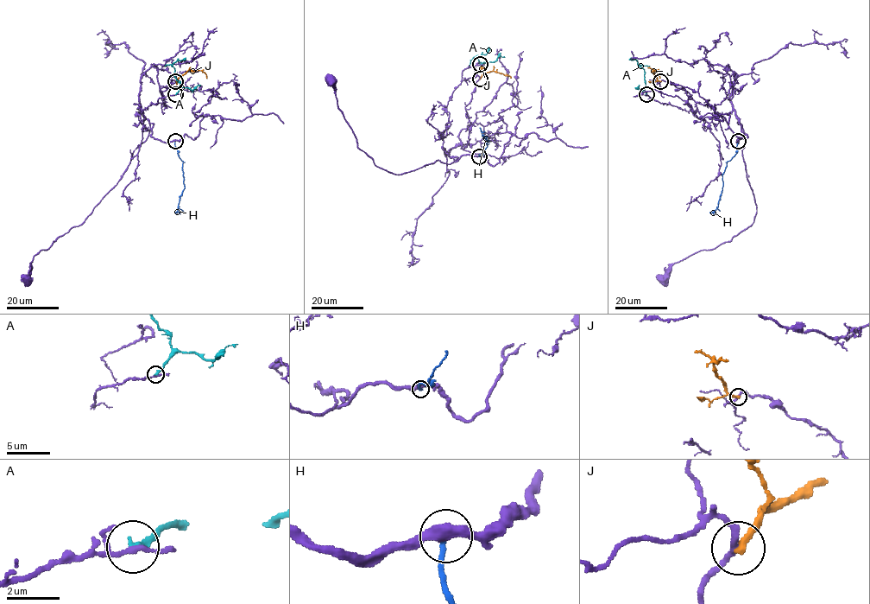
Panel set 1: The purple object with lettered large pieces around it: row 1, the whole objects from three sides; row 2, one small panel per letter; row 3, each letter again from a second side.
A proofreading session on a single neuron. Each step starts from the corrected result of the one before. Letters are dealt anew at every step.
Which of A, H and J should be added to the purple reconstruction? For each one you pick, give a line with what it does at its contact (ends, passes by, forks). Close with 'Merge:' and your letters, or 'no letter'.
Merge: no letter

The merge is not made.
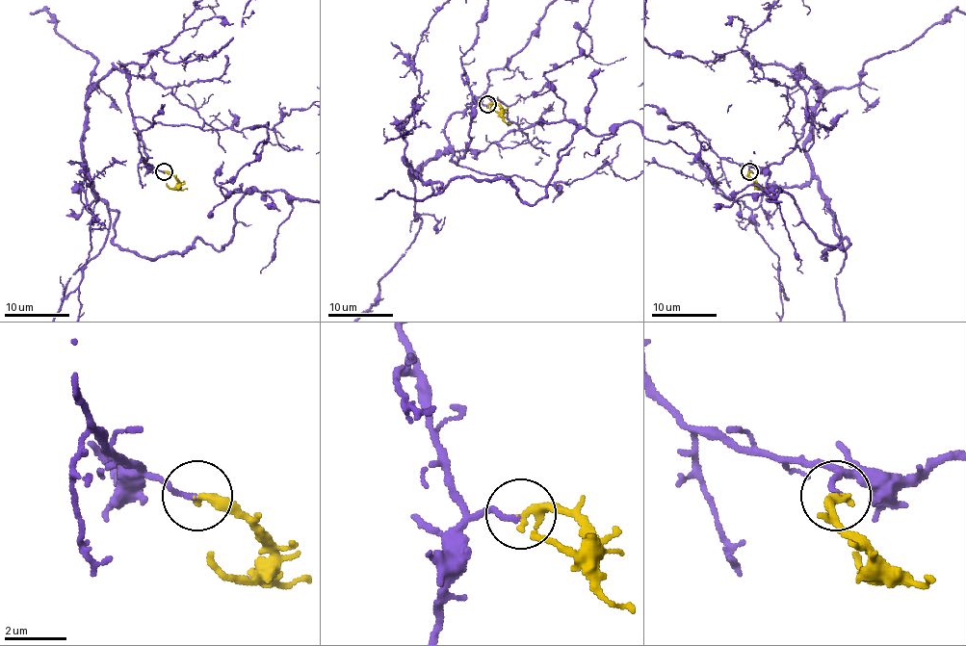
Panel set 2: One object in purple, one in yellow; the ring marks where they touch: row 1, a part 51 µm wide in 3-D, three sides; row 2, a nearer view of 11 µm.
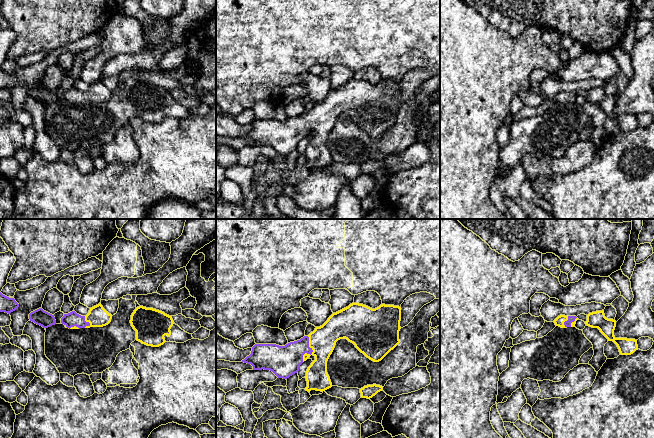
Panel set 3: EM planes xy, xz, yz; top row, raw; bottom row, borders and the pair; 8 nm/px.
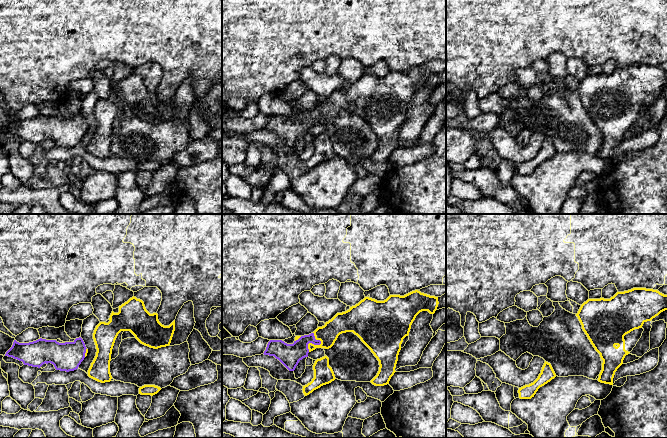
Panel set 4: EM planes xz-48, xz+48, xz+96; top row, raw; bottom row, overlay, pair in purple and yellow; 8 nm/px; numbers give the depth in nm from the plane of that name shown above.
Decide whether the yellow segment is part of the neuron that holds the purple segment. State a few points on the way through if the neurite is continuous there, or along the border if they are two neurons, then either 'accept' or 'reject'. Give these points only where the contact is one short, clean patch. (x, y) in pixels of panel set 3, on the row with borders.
across xz (284, 361), (298, 351), (312, 351), (322, 340) | accept

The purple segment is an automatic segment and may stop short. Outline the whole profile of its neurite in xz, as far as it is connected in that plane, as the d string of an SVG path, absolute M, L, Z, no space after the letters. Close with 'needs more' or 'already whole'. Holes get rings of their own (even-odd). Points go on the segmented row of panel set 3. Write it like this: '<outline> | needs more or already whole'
M352 303L348 307L333 313L322 326L316 327L313 332L300 340L290 342L285 346L255 344L252 347L251 354L242 362L251 364L253 370L270 370L278 378L287 379L297 373L300 365L313 355L315 360L306 371L307 387L305 390L308 392L311 390L323 392L332 387L327 373L327 361L338 340L347 339L367 358L379 362L400 343L400 321L401 307L399 306L382 304L372 309L363 304Z | needs more

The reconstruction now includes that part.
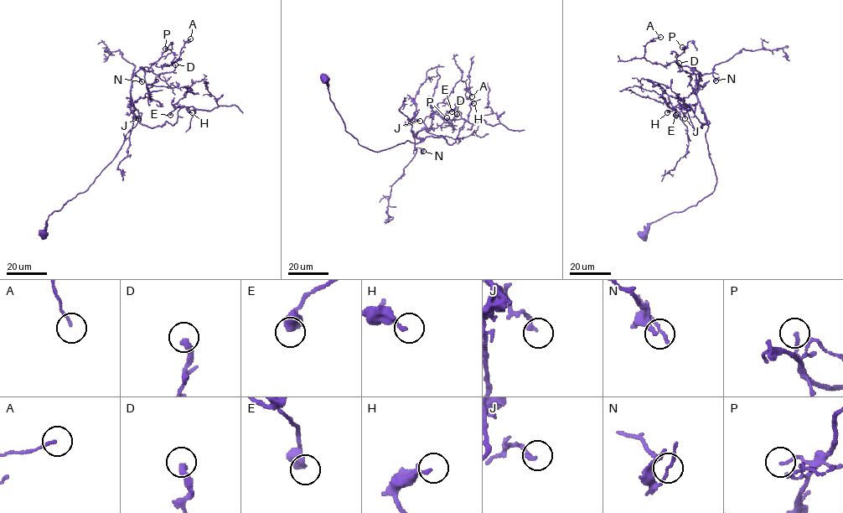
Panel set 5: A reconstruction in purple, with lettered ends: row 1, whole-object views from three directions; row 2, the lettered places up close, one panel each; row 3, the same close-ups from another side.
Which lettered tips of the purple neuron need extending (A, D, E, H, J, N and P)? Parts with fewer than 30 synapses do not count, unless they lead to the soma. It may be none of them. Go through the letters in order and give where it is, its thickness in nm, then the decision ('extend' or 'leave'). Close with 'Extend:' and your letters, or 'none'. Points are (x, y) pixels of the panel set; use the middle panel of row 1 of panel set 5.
A: place (472, 96); calibre 110 nm; leave
D: place (457, 114); calibre 320 nm; leave
E: place (452, 111); calibre 500 nm; leave
H: place (473, 103); calibre 160 nm; leave
J: place (420, 121); calibre 200 nm; leave
N: place (423, 151); calibre 110 nm; leave
P: place (447, 117); calibre 140 nm; leave
Extend: none

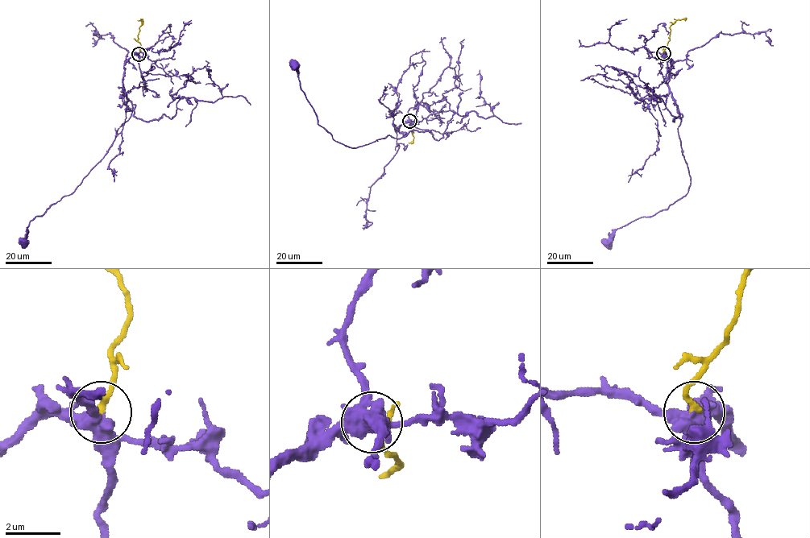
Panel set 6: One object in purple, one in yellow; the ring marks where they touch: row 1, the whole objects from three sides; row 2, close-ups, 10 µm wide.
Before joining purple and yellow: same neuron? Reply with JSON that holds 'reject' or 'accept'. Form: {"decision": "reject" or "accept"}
{"decision": "accept"}

